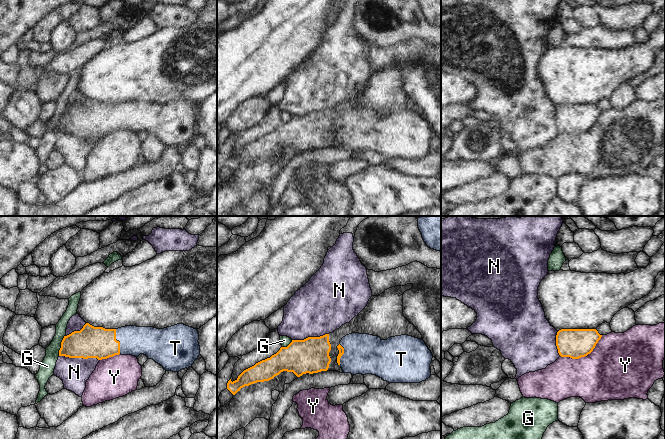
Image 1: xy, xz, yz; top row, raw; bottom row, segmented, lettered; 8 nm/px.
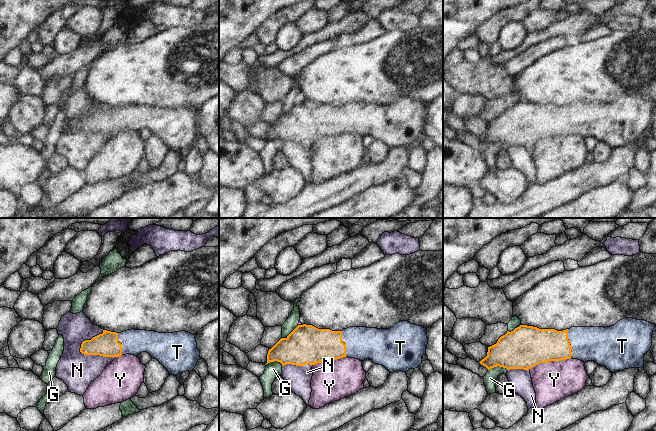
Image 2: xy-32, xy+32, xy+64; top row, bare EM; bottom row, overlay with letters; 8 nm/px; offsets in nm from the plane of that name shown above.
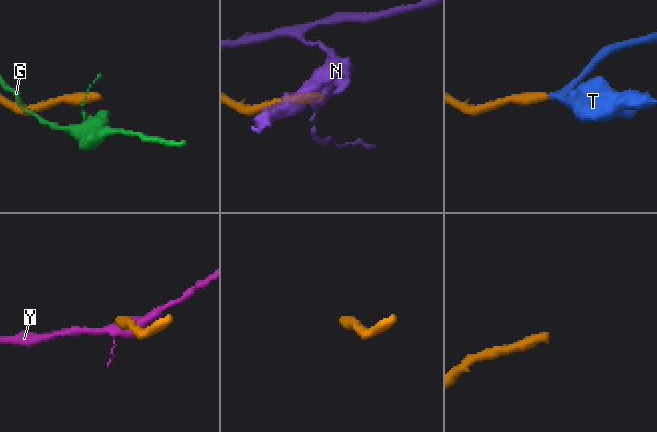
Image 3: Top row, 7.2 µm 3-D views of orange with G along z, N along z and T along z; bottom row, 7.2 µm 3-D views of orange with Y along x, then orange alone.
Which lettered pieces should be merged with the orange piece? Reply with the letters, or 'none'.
T

